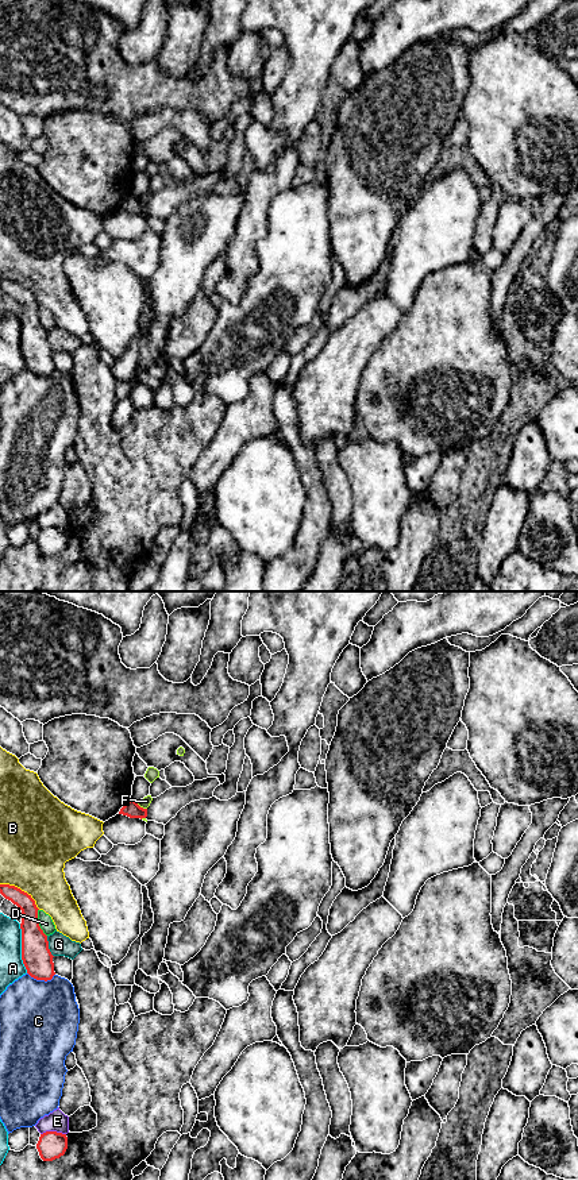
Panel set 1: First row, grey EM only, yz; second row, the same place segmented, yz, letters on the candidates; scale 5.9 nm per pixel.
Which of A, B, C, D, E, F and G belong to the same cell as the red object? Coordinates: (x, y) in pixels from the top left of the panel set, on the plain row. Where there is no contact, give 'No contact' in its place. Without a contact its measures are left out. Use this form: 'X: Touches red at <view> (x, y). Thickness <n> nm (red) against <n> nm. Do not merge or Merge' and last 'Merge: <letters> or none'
A: Touches red at yz (22, 343). Thickness 180 nm (red) against 140 nm. Do not merge
B: Touches red at yz (20, 285). Thickness 120 nm (red) against 400 nm. Do not merge
C: Touches red at yz (41, 374). Thickness 180 nm (red) against 460 nm. Do not merge
D: Touches red at yz (38, 317). Thickness 180 nm (red) against 90 nm. Do not merge
E: Touches red at yz (53, 527). Thickness 170 nm (red) against 120 nm. Do not merge
F: Touches red at yz (142, 203). Thickness 100 nm (red) against 60 nm. Do not merge
G: Touches red at yz (47, 342). Thickness 180 nm (red) against 130 nm. Do not merge
Merge: none

